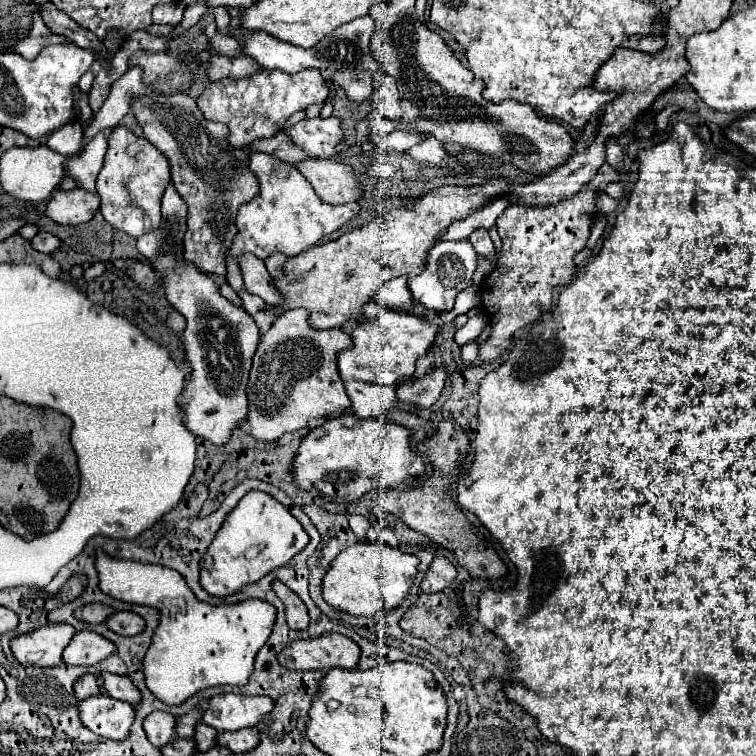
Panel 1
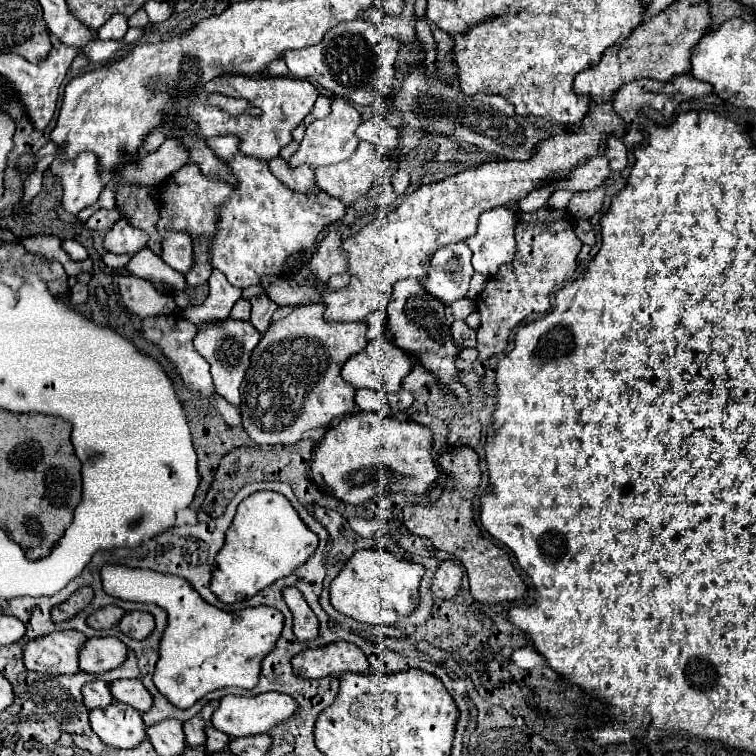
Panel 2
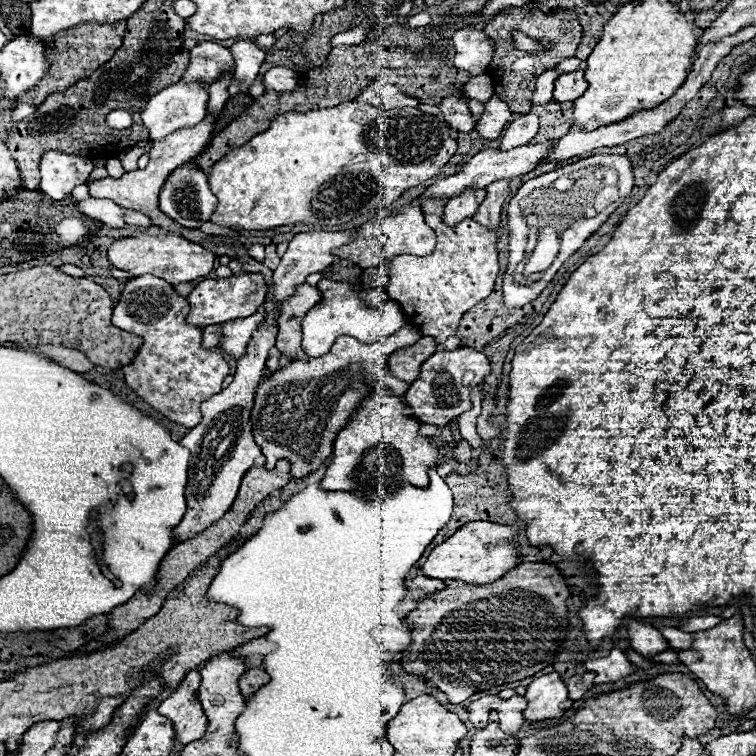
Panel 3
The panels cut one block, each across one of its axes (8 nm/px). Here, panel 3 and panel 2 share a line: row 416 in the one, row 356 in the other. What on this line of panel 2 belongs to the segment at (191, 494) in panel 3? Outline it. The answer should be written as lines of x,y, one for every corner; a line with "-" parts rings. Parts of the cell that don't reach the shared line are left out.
226,318
224,322
214,320
208,326
200,326
194,340
192,340
194,348
210,364
210,374
212,374
216,392
234,406
240,406
238,388
240,388
240,382
242,382
242,378
250,366
250,354
256,348
258,340
260,340
260,332
250,322
234,320
234,318

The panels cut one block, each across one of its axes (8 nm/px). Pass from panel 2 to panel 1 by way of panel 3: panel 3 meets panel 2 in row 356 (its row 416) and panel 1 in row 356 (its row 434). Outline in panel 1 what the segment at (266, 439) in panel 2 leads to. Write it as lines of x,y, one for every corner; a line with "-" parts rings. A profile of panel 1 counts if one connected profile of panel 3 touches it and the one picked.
302,308
282,312
276,318
276,322
270,326
270,330
262,334
258,350
254,354
254,364
248,380
250,412
246,418
250,426
250,434
262,442
276,442
286,432
308,428
310,420
328,418
346,412
350,408
350,398
344,390
342,378
336,368
336,358
342,348
350,348
350,336
344,334
340,328
330,328
330,330
310,328
308,314

